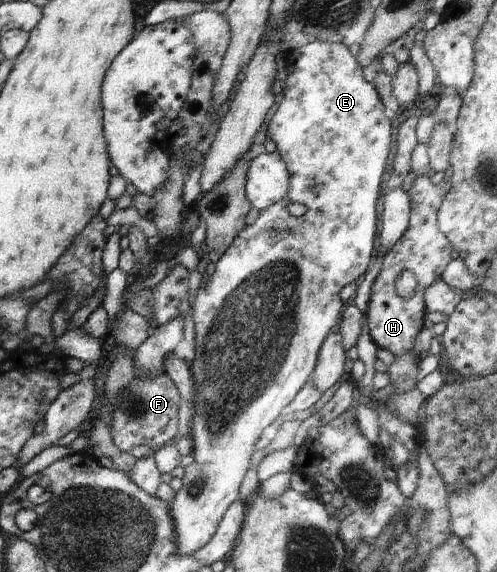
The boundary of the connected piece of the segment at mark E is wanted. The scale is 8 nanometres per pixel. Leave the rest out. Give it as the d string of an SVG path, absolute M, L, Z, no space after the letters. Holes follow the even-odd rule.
M314 40L314 42L287 51L284 68L286 69L286 80L282 82L282 90L279 98L277 98L278 108L272 114L266 126L265 134L276 144L276 152L282 158L282 162L286 164L290 178L288 192L276 204L260 209L254 224L246 225L238 231L234 240L230 242L230 246L214 263L214 272L208 277L203 276L203 280L196 290L196 294L194 294L194 300L189 304L192 313L190 318L192 318L194 329L194 354L196 354L194 360L204 362L204 364L192 364L189 368L193 380L192 408L195 410L190 424L193 461L183 468L181 489L175 494L174 500L170 502L170 516L174 520L178 550L182 554L196 552L206 545L210 538L213 538L221 518L228 512L229 506L238 498L238 486L240 486L246 470L251 467L250 455L255 451L254 443L260 438L262 430L266 426L274 424L278 415L283 414L287 404L296 396L298 390L306 384L306 380L309 380L322 341L338 324L343 303L338 297L338 292L346 284L354 282L360 274L366 272L368 262L370 262L370 254L372 254L374 232L376 232L376 200L378 200L378 194L380 194L380 178L382 178L382 172L384 172L384 162L388 160L388 152L390 152L390 144L392 144L394 123L387 115L384 105L380 102L378 93L372 88L372 83L366 82L362 78L363 68L356 64L356 60L350 55L346 45L338 42ZM288 204L302 204L306 207L306 211L300 218L292 216L286 210Z

